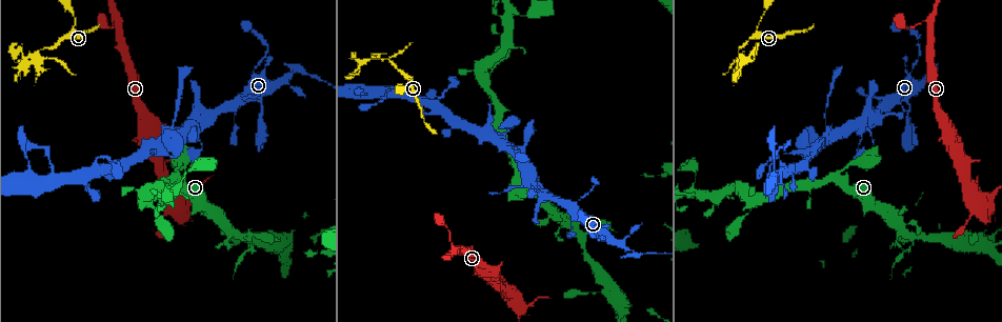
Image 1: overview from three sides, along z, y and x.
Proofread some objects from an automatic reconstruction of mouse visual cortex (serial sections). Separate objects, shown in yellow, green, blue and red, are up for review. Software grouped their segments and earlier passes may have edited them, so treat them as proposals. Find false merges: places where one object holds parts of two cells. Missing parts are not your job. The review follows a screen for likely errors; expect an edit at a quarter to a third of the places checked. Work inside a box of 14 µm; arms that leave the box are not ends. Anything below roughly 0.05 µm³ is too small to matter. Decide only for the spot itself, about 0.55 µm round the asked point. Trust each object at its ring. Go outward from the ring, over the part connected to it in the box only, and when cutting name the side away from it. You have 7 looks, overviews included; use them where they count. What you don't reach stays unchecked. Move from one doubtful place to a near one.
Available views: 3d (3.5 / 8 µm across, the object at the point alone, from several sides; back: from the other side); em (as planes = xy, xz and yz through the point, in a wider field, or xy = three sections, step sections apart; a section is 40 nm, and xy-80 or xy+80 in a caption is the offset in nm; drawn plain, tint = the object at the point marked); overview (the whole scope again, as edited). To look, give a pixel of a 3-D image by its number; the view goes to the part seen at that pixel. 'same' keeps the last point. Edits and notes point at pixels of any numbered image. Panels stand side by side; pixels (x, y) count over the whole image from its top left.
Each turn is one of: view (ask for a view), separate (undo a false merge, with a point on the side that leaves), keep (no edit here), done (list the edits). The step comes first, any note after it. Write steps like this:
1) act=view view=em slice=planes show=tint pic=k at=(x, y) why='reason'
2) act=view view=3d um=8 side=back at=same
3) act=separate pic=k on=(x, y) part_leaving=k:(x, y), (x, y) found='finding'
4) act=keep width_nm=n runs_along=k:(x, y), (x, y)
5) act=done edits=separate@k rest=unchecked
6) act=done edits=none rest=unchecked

act=view view=3d um=3.5 pic=1 at=(455, 251) why='sharp bend'

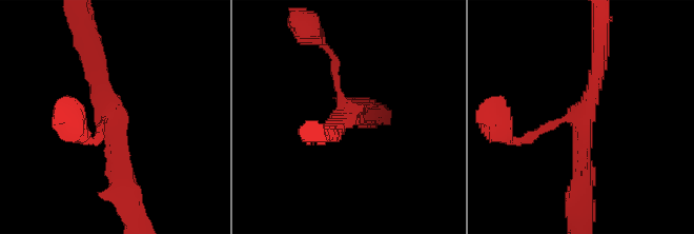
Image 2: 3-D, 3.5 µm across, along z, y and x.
act=view view=em slice=xy step=2 show=tint pic=2 at=(109, 117) arms=3 arm_widths_nm=150,250,300 why='now the EM'

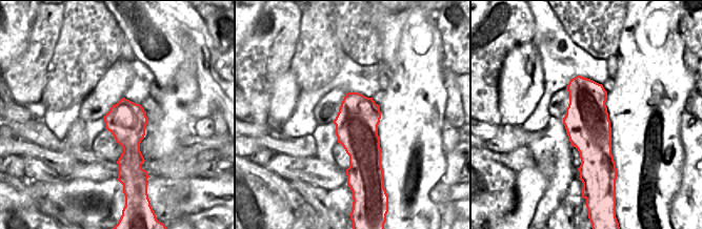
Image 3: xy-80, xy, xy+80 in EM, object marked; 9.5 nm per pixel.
act=keep width_nm=400 runs_along=2:(576, 190), (578, 118), (519, 141) found='all the same cell'

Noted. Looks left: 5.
act=view view=3d um=3.5 pic=1 at=(745, 41) why='thick turns thin'

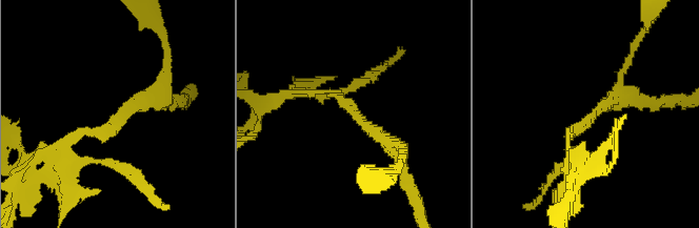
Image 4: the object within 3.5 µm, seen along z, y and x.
act=separate pic=4 on=(361, 83) arm_widths_nm=100,250 part_leaving=4:(337, 96), (275, 96), (265, 109) found='two cells meet here'

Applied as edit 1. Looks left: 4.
act=view view=3d um=3.5 side=back pic=1 at=(786, 173) why='four-way junction'

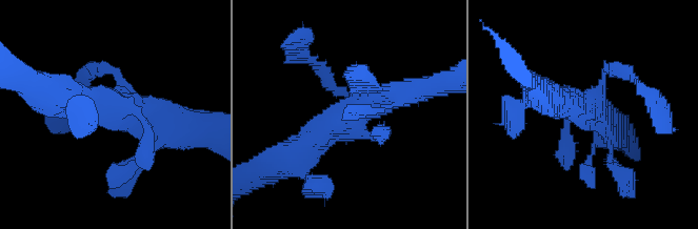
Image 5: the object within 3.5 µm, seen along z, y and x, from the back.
act=view view=em slice=xy step=1 show=tint pic=5 at=(123, 108)

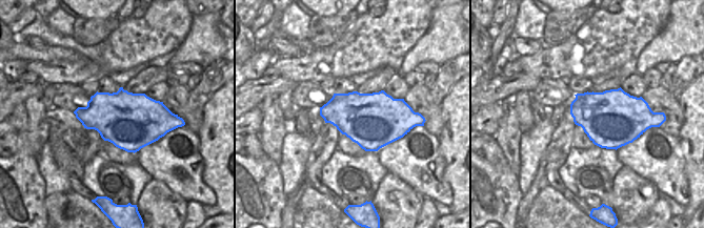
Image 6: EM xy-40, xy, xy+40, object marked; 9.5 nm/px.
act=keep runs_along=5:(301, 149), (353, 111), (421, 89) found='all the same cell'

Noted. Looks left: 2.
act=done edits=separate@4 rest=unchecked

